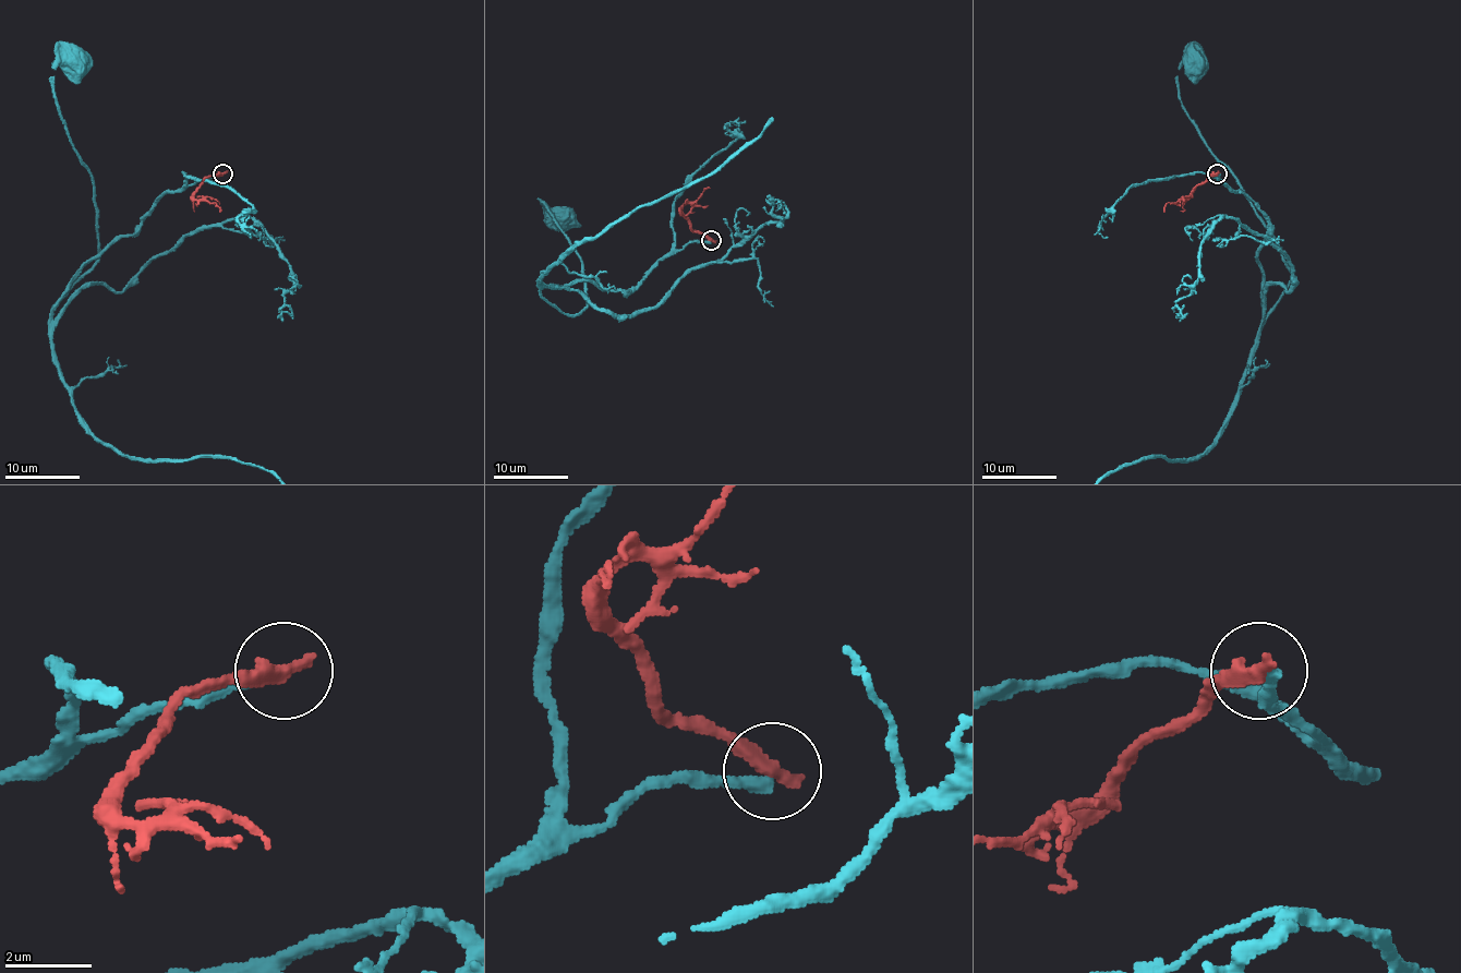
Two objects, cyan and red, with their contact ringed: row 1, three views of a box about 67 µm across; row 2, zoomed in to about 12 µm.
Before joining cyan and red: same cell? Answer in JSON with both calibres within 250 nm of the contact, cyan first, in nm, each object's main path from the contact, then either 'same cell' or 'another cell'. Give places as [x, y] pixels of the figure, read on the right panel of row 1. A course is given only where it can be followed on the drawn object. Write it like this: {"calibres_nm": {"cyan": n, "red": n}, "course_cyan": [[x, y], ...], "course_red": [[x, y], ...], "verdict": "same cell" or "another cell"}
{"calibres_nm": {"cyan": 280, "red": 440}, "course_cyan": [[1217, 173], [1267, 220], [1258, 252], [1267, 312], [1291, 271], [1180, 99], [1178, 68], [1195, 65]], "course_red": [[1217, 173], [1209, 176], [1180, 200], [1169, 202], [1164, 211]], "verdict": "another cell"}

